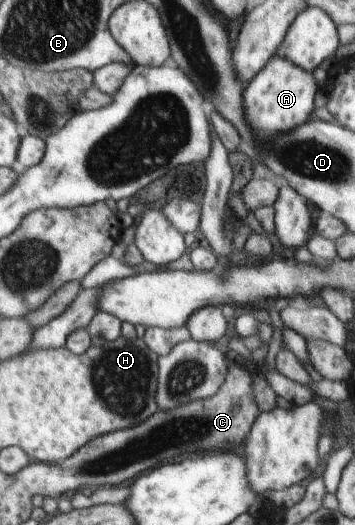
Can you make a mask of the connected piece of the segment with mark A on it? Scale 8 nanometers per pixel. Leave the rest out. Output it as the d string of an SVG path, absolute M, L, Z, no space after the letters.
M274 54L263 69L247 82L242 93L246 117L256 138L268 142L277 134L304 124L313 111L313 100L320 87L312 72L295 65L290 59Z

